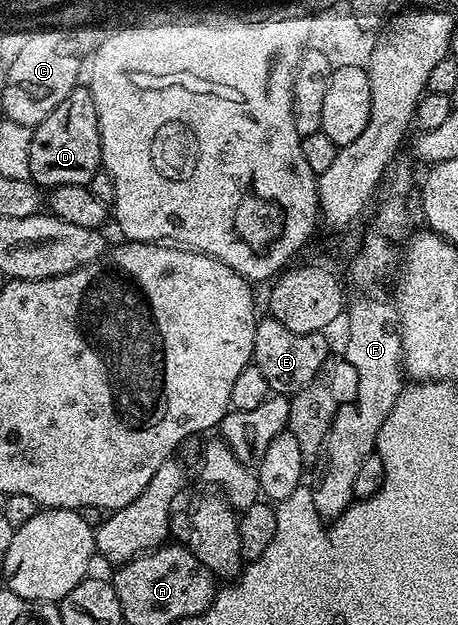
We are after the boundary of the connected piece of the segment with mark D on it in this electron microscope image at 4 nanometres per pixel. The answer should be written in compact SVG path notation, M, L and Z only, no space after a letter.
M78 85L66 97L66 101L62 101L62 105L58 105L58 109L46 117L46 121L34 128L30 145L30 179L41 189L62 185L87 187L101 167L100 130L94 97L87 86Z

